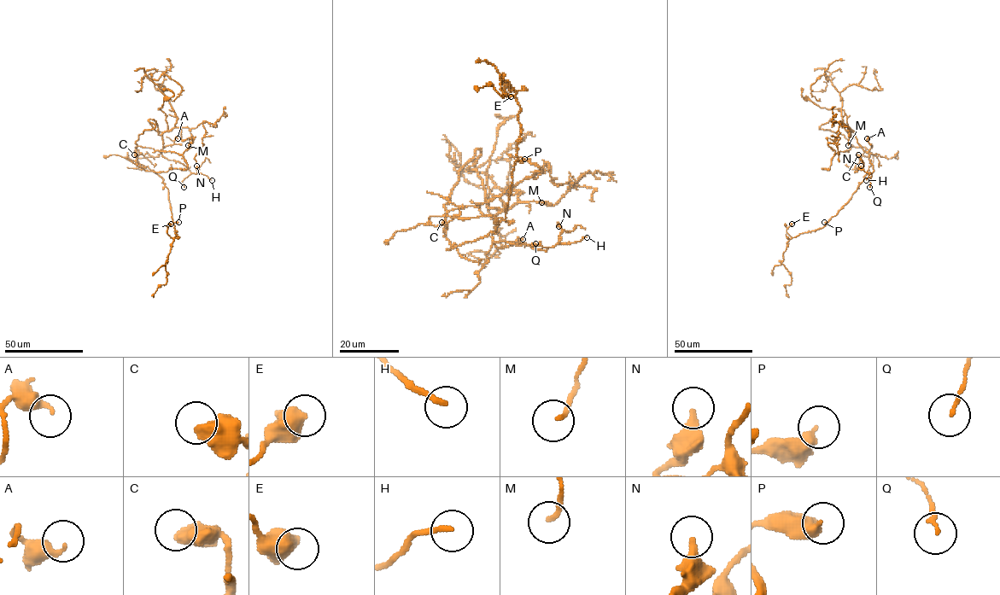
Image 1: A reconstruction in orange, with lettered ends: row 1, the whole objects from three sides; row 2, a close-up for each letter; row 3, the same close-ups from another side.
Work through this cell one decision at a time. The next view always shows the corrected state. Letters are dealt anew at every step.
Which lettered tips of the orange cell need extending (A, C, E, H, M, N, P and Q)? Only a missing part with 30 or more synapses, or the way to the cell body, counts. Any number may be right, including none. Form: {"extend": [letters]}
{"extend": []}

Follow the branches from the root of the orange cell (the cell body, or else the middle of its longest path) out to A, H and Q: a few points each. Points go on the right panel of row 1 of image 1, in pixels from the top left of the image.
A: (854, 147), (844, 135), (819, 127), (835, 120), (850, 135), (855, 133), (866, 152), (872, 147), (867, 138)
H: (854, 147), (844, 135), (819, 127), (831, 119), (850, 135), (855, 133), (873, 165), (874, 171), (866, 180)
Q: (854, 147), (844, 135), (819, 127), (831, 119), (850, 135), (855, 133), (873, 165), (869, 187)

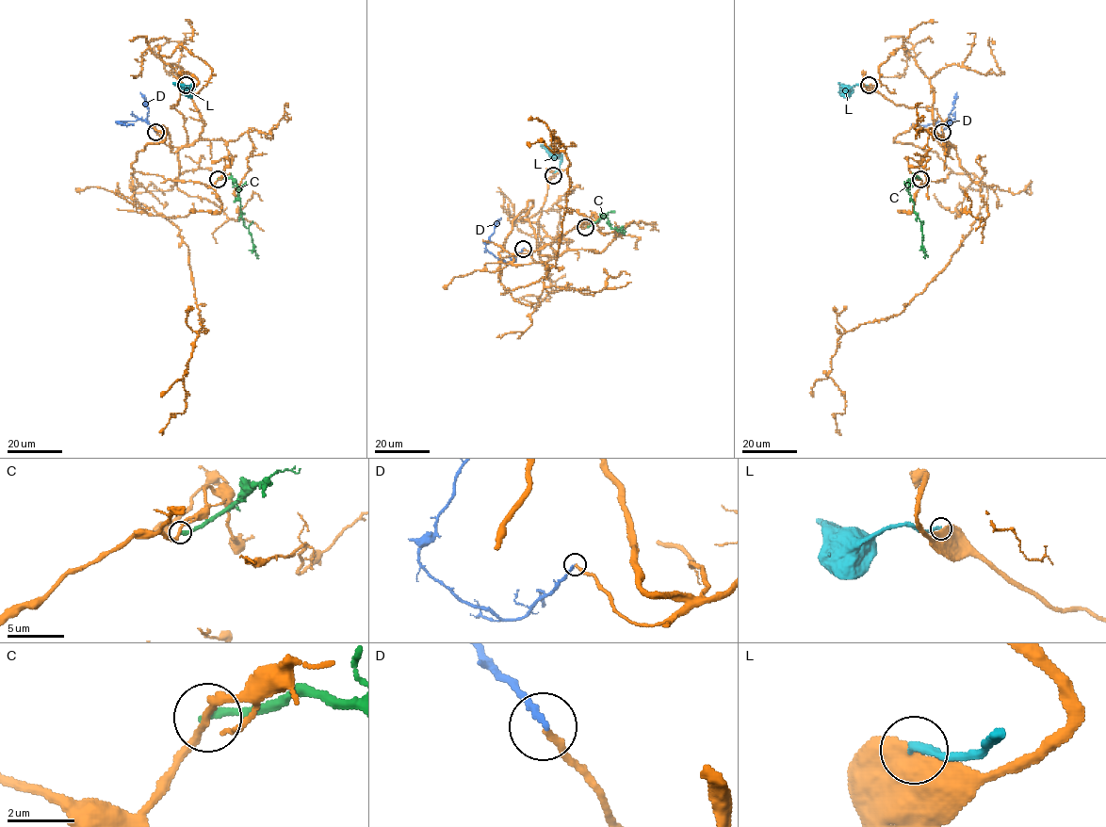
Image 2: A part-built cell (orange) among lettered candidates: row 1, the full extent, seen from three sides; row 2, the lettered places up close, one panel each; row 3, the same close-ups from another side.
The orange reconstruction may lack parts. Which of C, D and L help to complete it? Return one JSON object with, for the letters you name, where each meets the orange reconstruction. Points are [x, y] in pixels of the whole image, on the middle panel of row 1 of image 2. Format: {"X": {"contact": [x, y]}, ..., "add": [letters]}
{"D": {"contact": [523, 249]}, "add": ["D"]}

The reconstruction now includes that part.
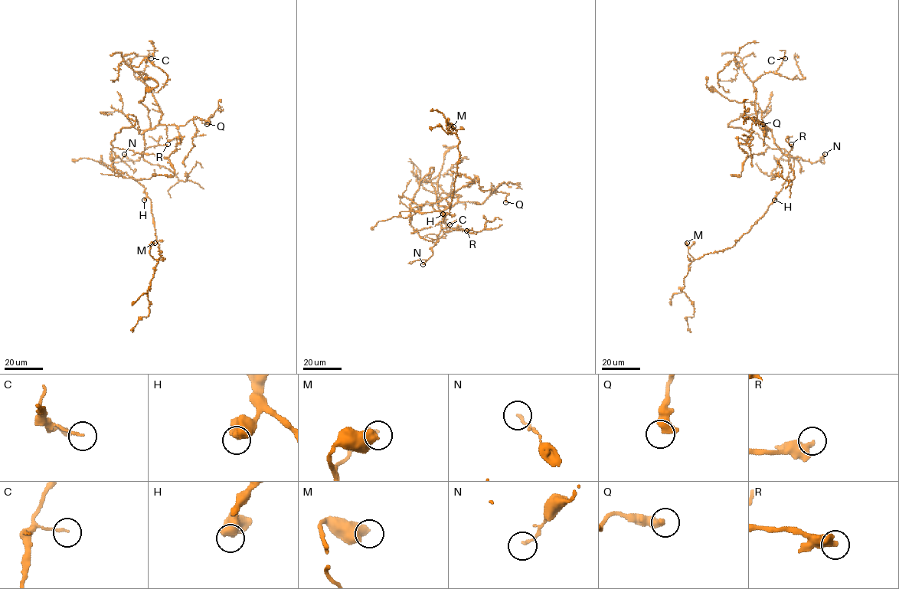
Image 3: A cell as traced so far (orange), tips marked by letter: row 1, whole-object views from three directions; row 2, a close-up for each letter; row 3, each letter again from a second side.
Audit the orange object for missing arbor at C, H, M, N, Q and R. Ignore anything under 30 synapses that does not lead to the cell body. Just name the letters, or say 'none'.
R

